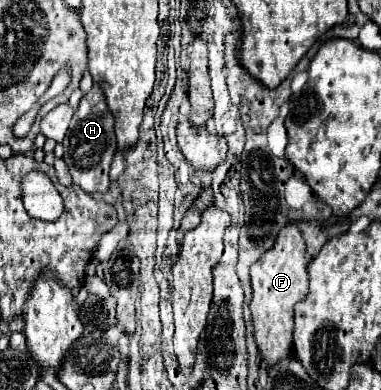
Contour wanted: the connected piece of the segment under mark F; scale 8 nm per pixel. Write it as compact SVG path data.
M290 222L278 236L274 248L266 252L252 268L252 322L254 340L260 352L260 360L272 368L292 352L294 332L294 306L308 294L308 270L306 270L306 246L296 222Z

